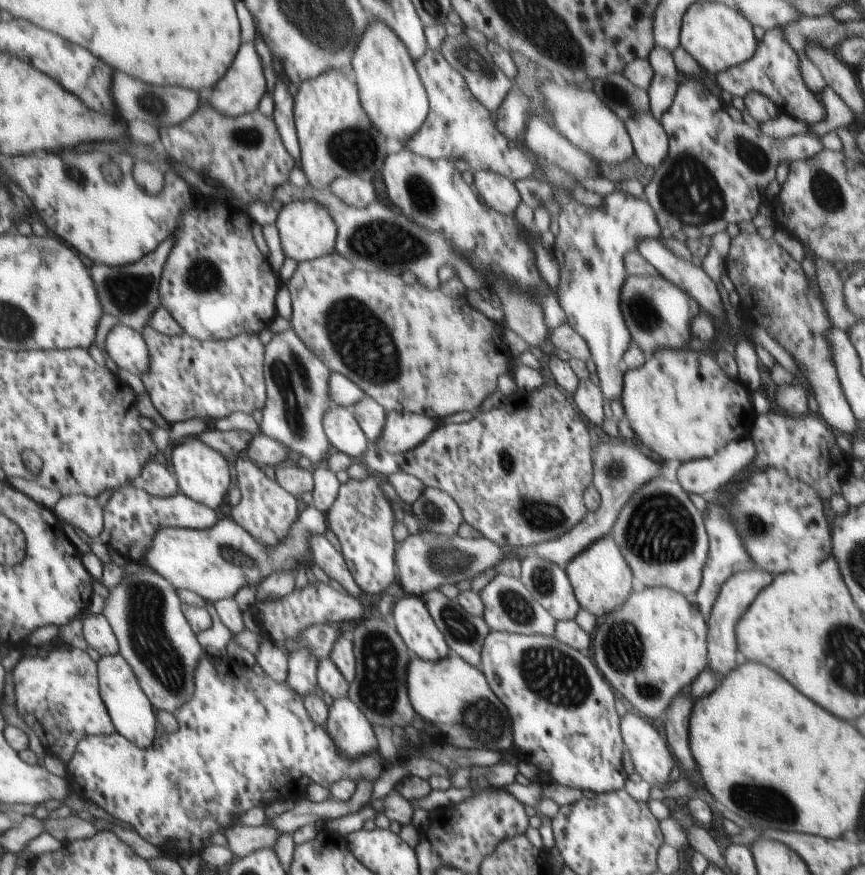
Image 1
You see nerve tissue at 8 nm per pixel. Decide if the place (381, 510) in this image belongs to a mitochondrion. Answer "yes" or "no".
no

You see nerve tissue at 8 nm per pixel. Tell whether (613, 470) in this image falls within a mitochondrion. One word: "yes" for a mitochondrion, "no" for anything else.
yes

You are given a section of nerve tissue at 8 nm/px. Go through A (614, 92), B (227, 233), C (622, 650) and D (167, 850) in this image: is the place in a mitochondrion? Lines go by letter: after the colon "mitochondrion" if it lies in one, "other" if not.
A: mitochondrion
B: other
C: mitochondrion
D: other

